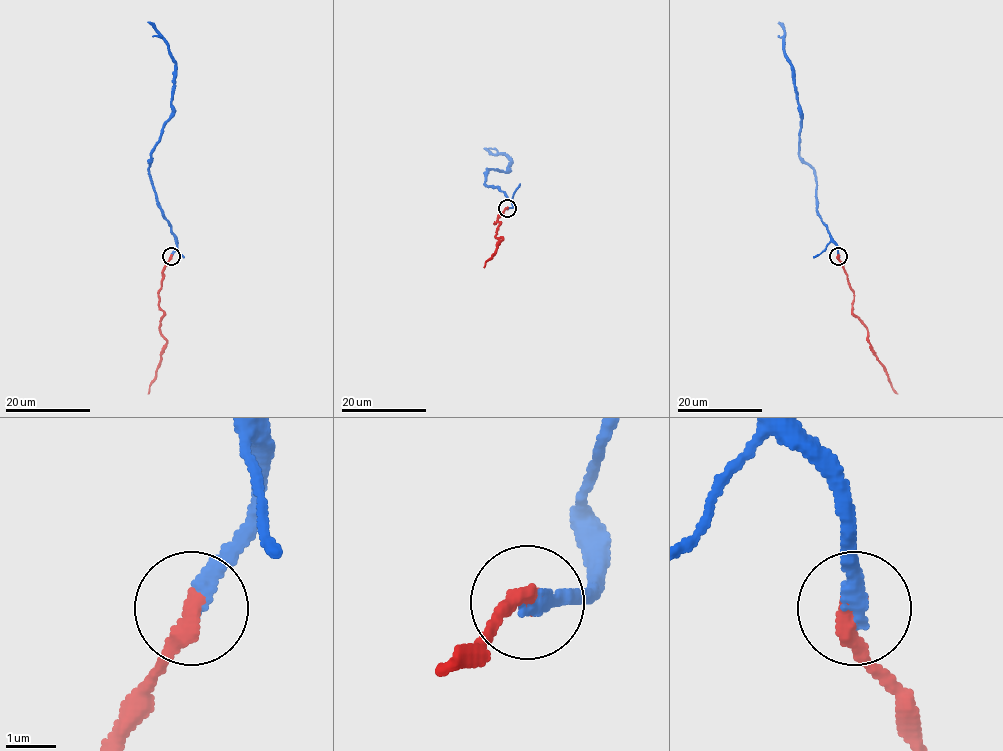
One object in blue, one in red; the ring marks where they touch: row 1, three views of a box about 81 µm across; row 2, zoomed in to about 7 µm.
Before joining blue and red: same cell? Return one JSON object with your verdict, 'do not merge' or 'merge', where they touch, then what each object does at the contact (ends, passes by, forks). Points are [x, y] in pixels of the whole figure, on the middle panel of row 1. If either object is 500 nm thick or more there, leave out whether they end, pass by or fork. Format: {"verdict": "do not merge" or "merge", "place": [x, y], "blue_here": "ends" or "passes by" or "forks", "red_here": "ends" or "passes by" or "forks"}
{"verdict": "do not merge", "place": [507, 208], "blue_here": "ends", "red_here": "ends"}

